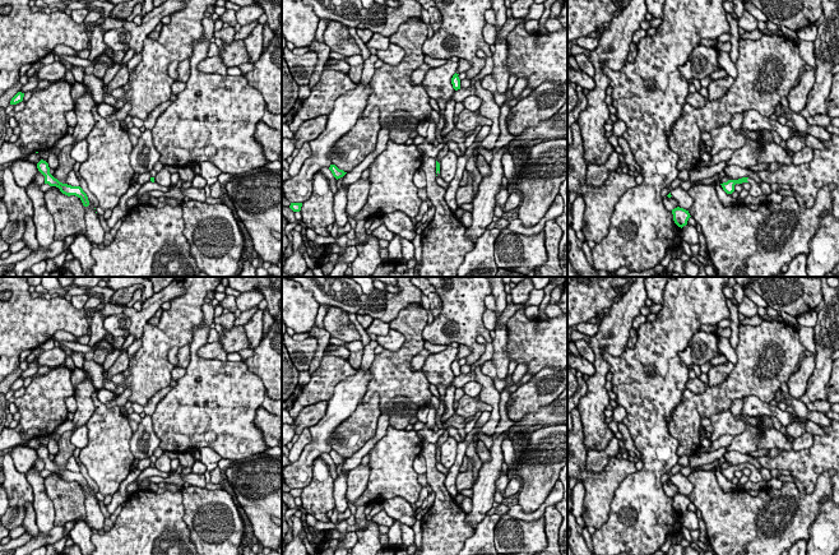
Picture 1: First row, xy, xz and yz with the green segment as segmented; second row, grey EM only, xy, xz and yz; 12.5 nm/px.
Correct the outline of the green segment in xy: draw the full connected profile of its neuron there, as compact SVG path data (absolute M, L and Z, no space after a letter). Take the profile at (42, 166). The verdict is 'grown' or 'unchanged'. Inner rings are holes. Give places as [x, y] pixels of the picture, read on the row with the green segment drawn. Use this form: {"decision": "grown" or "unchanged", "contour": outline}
{"decision": "unchanged", "contour": "M41 159L37 163L37 168L38 171L45 176L45 184L48 184L50 186L56 186L60 189L60 191L68 196L70 195L75 195L78 196L84 207L89 205L89 200L87 194L83 191L83 189L80 186L71 186L68 184L62 184L60 182L57 179L55 179L51 174L50 174L50 167L48 163L43 159Z"}

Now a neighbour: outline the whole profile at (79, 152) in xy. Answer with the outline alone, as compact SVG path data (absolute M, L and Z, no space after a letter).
M80 140L74 144L70 156L75 162L83 163L88 158L88 143L87 140Z

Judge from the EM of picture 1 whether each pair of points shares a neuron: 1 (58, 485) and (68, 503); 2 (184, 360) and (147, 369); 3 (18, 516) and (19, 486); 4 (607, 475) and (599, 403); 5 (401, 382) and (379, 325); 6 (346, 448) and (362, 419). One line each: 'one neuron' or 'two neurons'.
1: one neuron
2: two neurons
3: one neuron
4: two neurons
5: two neurons
6: one neuron

